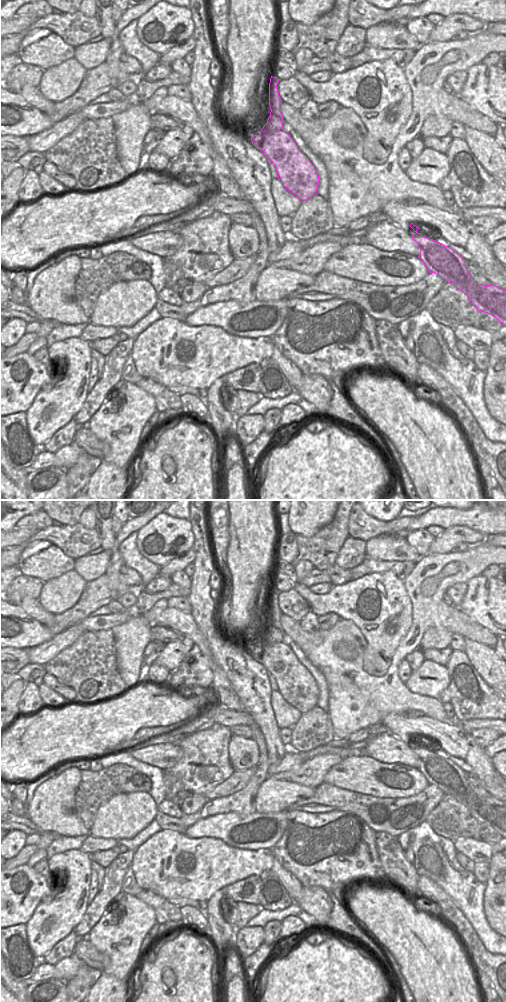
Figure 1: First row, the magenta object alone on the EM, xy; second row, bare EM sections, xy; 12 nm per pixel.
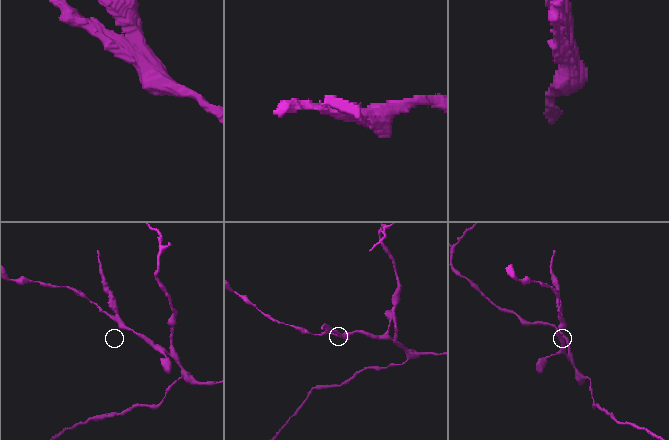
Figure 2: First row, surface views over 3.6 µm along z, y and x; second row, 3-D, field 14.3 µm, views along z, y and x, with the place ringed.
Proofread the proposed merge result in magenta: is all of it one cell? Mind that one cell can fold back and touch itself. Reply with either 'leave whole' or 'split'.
split

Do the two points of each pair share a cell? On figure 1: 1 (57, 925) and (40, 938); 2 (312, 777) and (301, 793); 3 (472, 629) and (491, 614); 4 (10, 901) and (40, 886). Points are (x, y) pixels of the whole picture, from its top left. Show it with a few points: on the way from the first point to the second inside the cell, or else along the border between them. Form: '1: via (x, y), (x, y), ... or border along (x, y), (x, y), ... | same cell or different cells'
1: via (53, 926), (44, 934) | same cell
2: border along (289, 779), (306, 786), (311, 786), (314, 789) | different cells
3: border along (460, 610), (495, 635) | different cells
4: via (17, 894), (26, 894), (33, 887) | same cell

